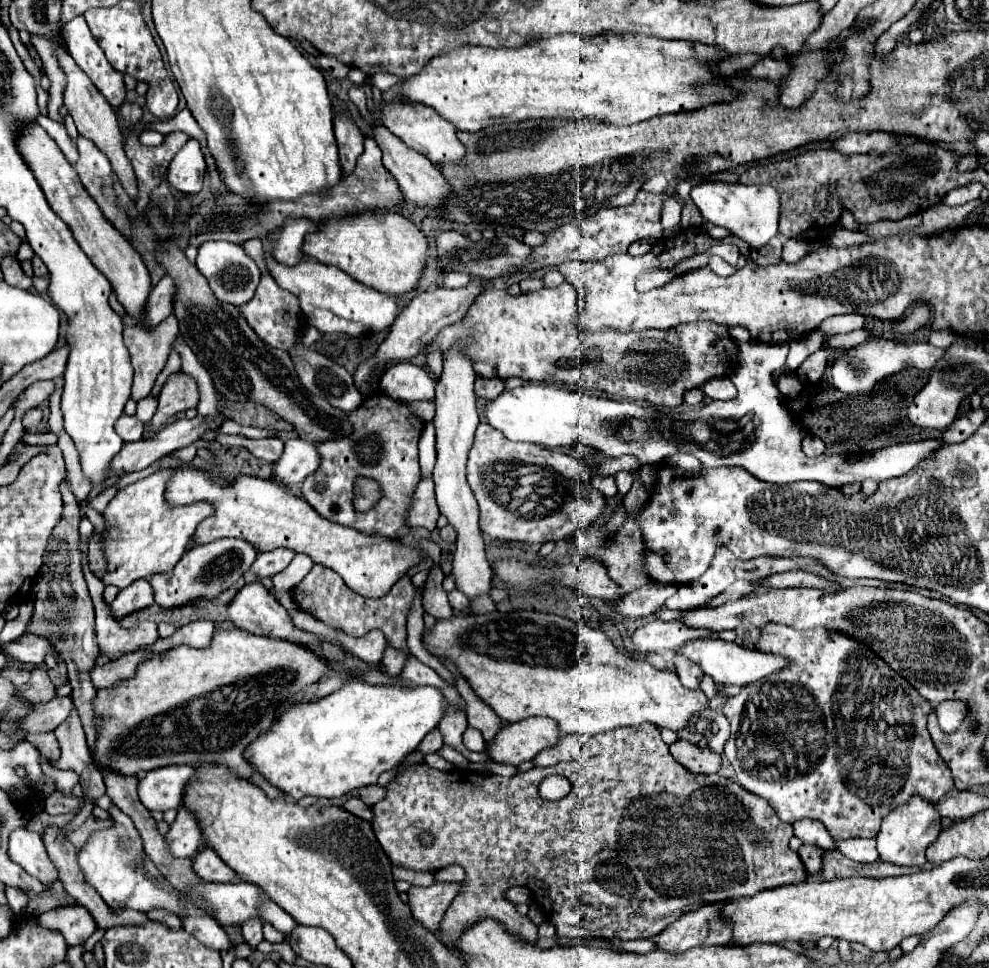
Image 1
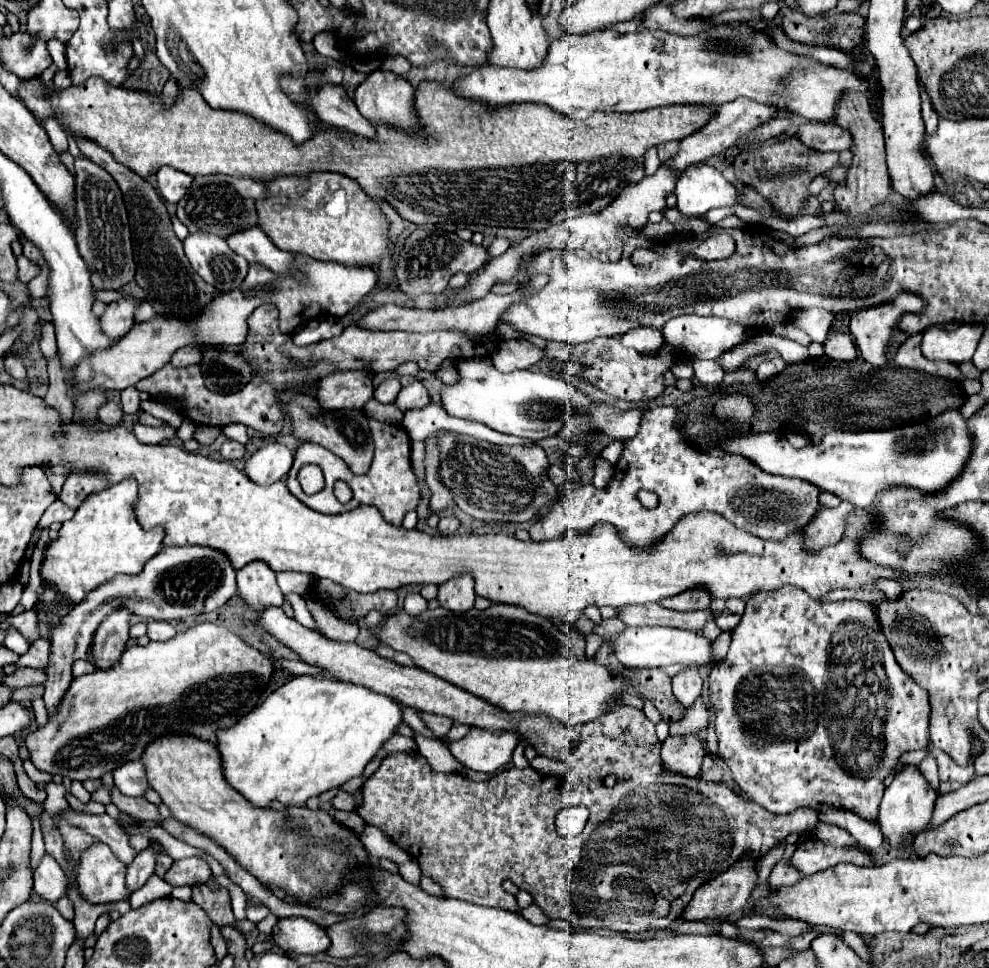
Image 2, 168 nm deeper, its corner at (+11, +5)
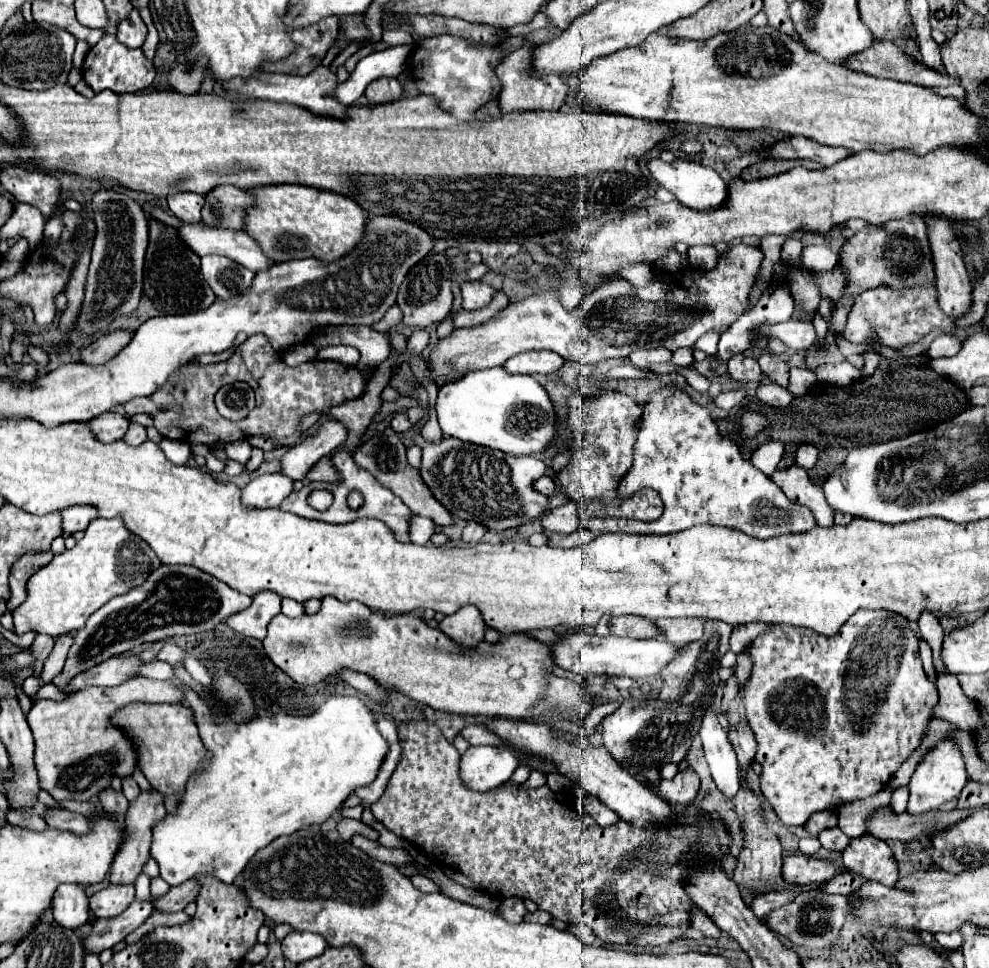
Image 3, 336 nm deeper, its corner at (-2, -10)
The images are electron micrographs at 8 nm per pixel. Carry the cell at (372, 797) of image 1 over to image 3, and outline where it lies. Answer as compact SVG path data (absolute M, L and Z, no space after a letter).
M340 819L338 821L338 833L348 841L352 835L356 835L356 833L360 833L360 835L364 835L364 837L368 837L368 839L378 839L378 833L374 831L374 829L370 829L370 827L366 827L362 821L356 821L356 819Z

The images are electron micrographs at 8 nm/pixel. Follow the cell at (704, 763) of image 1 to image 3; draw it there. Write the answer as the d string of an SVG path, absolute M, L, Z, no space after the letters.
M680 773L670 779L670 781L662 781L656 789L656 793L666 799L668 803L692 803L694 797L698 795L700 791L700 777L696 773L688 773L688 775L682 775Z

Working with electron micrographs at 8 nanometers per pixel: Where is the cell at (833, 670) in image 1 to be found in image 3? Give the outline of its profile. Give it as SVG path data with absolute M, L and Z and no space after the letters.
M858 611L854 613L836 635L818 635L816 631L806 631L798 627L786 627L782 623L772 623L768 629L764 629L750 645L748 649L752 657L752 671L742 689L736 693L736 697L730 701L726 709L726 721L728 725L736 725L740 721L738 705L744 705L746 723L750 731L754 733L754 739L758 743L754 763L762 767L760 775L760 791L764 799L770 803L778 819L786 825L804 825L812 813L818 811L832 811L832 803L852 803L858 799L866 799L870 795L876 795L882 791L896 769L914 753L916 747L920 747L922 739L926 737L928 725L934 717L934 707L938 703L938 689L934 683L930 683L924 675L922 661L918 655L918 637L914 631L910 631L908 621L902 615L890 615L890 611Z

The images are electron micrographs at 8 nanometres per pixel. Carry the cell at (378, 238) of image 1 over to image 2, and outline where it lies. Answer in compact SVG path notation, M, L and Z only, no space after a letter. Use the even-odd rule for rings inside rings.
M315 172L307 178L273 178L267 182L267 188L269 200L257 204L259 228L273 240L277 248L293 254L307 254L323 262L373 268L377 268L381 256L387 254L389 222L355 180L335 172ZM339 200L344 206L343 210L336 207Z

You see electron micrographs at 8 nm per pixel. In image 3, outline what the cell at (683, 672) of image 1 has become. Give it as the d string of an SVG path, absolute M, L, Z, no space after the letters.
M708 701L704 705L704 717L700 723L700 741L704 747L704 755L712 773L714 783L726 797L734 797L738 793L738 763L734 747L724 733L714 701Z

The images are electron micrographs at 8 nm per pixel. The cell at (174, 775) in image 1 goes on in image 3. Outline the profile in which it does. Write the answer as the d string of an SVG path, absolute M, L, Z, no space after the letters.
M126 777L126 779L122 781L122 793L126 795L126 799L128 799L128 801L134 801L142 791L140 791L138 783L136 783L132 777Z

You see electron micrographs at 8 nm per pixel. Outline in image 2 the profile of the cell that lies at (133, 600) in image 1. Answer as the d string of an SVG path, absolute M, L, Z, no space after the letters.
M117 608L99 626L91 646L91 662L97 670L109 670L125 652L129 640L129 610Z

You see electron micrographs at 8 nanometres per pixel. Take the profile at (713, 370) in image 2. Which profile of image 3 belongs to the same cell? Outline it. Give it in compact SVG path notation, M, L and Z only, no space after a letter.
M736 355L728 363L728 373L730 373L730 379L734 381L762 381L764 377L758 361L746 355Z

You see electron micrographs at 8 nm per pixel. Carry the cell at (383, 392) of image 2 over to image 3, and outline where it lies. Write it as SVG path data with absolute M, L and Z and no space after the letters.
M396 413L394 417L392 417L392 429L396 431L396 433L404 433L404 431L408 431L408 429L412 429L412 423L410 423L410 419L408 419L408 415L406 413Z

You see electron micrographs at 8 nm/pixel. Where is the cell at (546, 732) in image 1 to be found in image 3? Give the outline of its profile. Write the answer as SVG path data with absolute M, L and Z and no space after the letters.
M470 747L460 761L460 777L474 791L490 791L510 781L520 759L506 747Z

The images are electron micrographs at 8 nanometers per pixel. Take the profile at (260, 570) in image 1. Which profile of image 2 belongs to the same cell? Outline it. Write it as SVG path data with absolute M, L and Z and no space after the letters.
M253 562L237 570L237 596L249 604L249 610L257 610L261 604L283 606L275 572L265 562Z

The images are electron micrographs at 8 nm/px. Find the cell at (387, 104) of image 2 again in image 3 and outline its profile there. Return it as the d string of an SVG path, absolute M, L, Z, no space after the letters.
M382 77L382 79L372 81L364 95L366 95L368 103L372 103L372 105L392 103L392 101L398 101L402 97L402 85L398 83L398 79Z

